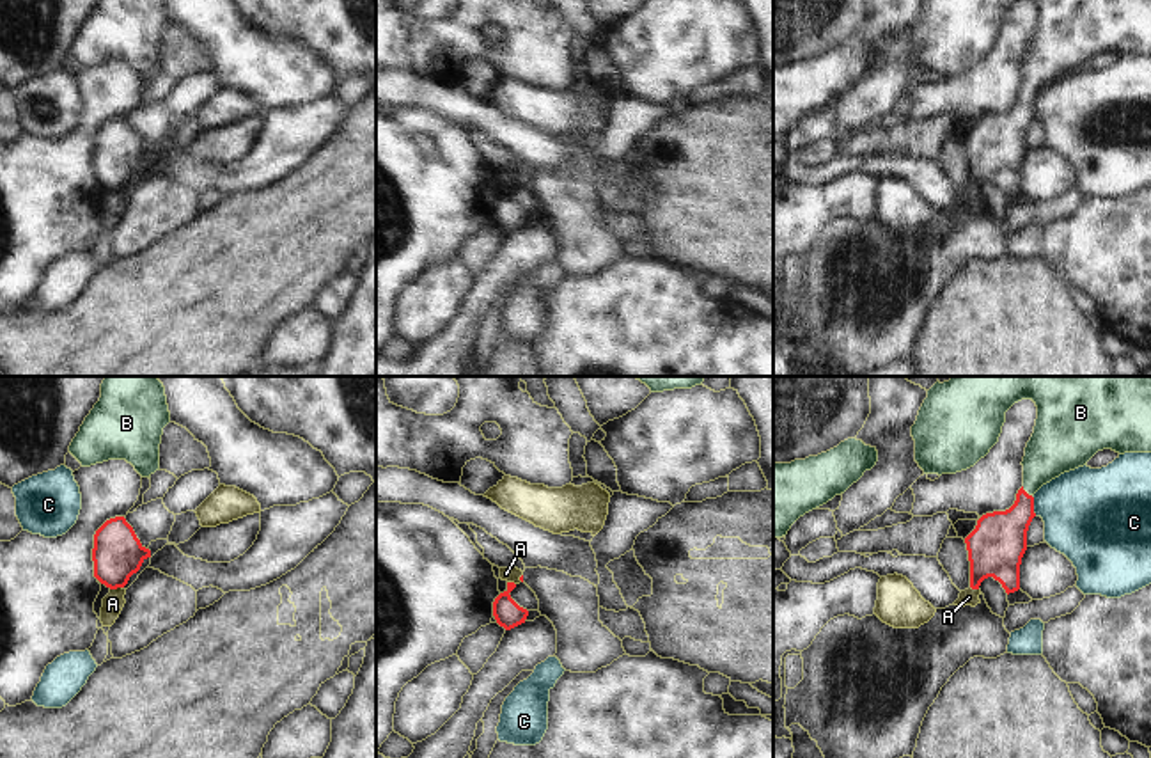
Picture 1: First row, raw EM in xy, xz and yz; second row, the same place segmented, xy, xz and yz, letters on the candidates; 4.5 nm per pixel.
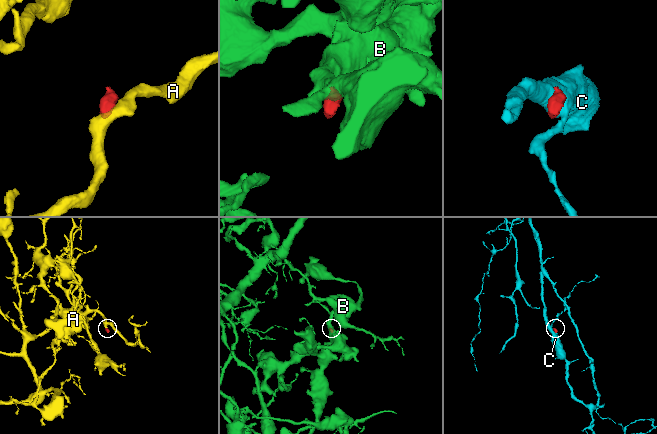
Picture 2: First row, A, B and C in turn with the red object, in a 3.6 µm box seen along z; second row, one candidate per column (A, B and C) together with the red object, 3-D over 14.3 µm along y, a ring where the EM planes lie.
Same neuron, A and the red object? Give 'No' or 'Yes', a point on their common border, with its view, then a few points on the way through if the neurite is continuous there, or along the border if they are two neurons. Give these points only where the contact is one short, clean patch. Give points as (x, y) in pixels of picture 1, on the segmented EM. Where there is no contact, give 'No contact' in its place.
No. Touches red at xy (116, 588). Boundary: xy (121, 586), (110, 590).

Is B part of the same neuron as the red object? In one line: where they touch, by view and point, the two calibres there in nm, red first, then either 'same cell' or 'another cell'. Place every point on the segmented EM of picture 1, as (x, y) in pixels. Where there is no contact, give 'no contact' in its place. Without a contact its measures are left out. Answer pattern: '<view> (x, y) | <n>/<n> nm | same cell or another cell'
yz (1025, 492) | 260/240 nm | same cell

